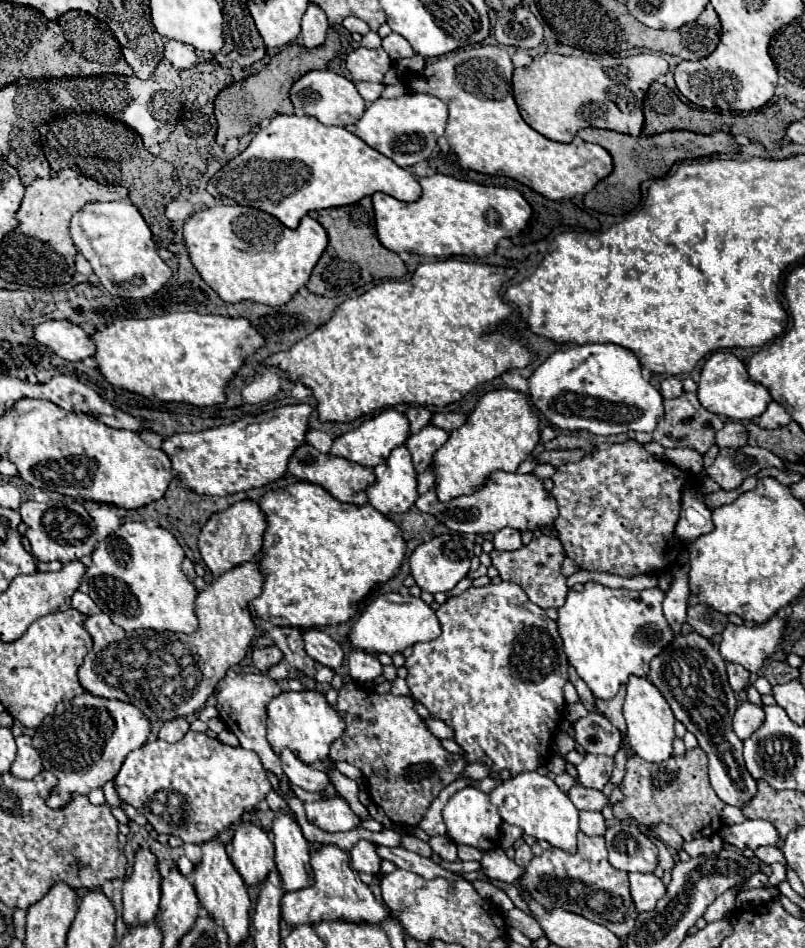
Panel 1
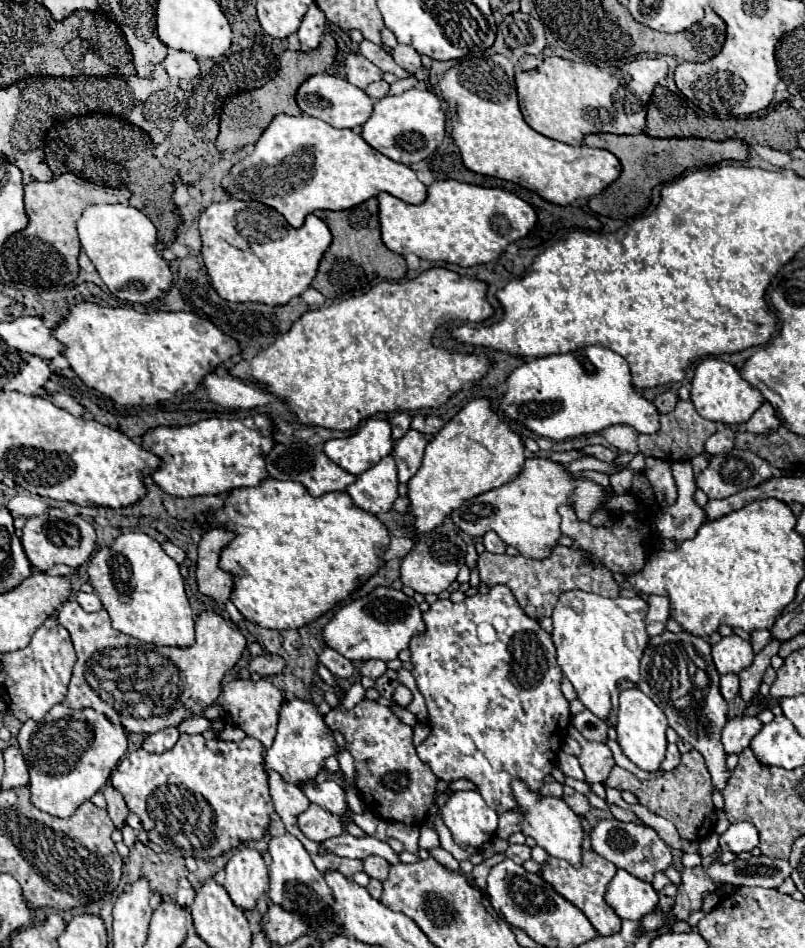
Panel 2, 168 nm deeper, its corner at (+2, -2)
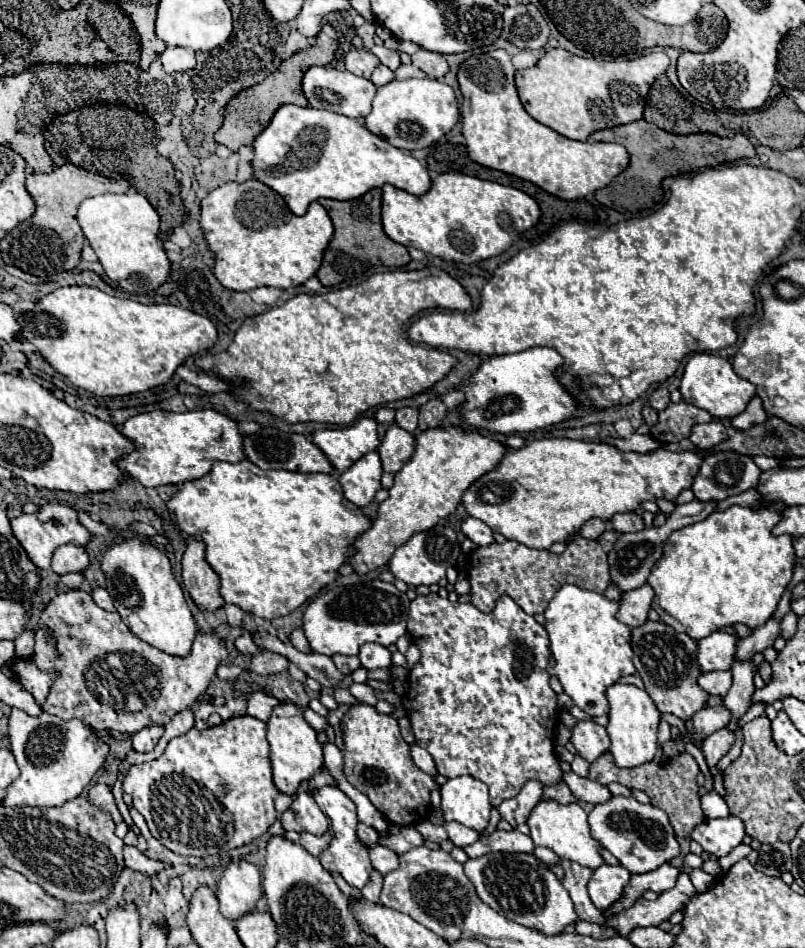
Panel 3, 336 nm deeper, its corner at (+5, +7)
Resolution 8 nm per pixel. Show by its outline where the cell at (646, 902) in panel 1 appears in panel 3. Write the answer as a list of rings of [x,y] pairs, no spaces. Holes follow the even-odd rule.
[[[602,865],[594,869],[588,881],[588,895],[598,909],[608,909],[620,899],[630,873],[622,865]]]

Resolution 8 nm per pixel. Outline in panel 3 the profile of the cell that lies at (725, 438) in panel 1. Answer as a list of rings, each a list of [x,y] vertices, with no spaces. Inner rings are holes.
[[[712,421],[712,423],[704,423],[704,425],[694,425],[692,433],[690,433],[690,441],[700,447],[700,449],[710,449],[714,445],[718,445],[720,441],[726,441],[728,433],[726,427],[720,421]]]

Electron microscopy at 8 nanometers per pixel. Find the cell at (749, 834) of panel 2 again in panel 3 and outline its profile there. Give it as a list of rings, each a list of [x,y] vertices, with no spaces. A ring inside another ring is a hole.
[[[730,815],[724,819],[710,819],[698,825],[692,833],[692,839],[700,843],[700,847],[714,855],[714,857],[724,857],[728,855],[736,845],[742,843],[744,839],[744,823],[742,819]]]

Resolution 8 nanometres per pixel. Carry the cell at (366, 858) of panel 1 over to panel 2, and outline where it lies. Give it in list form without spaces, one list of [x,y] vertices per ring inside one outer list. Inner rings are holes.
[[[367,856],[363,858],[363,872],[369,876],[369,878],[377,878],[377,880],[385,880],[387,878],[387,872],[389,872],[389,864],[379,858],[379,856]]]

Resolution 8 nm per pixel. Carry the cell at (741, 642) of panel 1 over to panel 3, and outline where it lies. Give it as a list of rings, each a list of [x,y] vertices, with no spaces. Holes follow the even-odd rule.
[[[714,631],[712,635],[700,639],[696,661],[702,673],[716,671],[716,669],[730,669],[734,663],[736,643],[738,639],[724,631]]]

